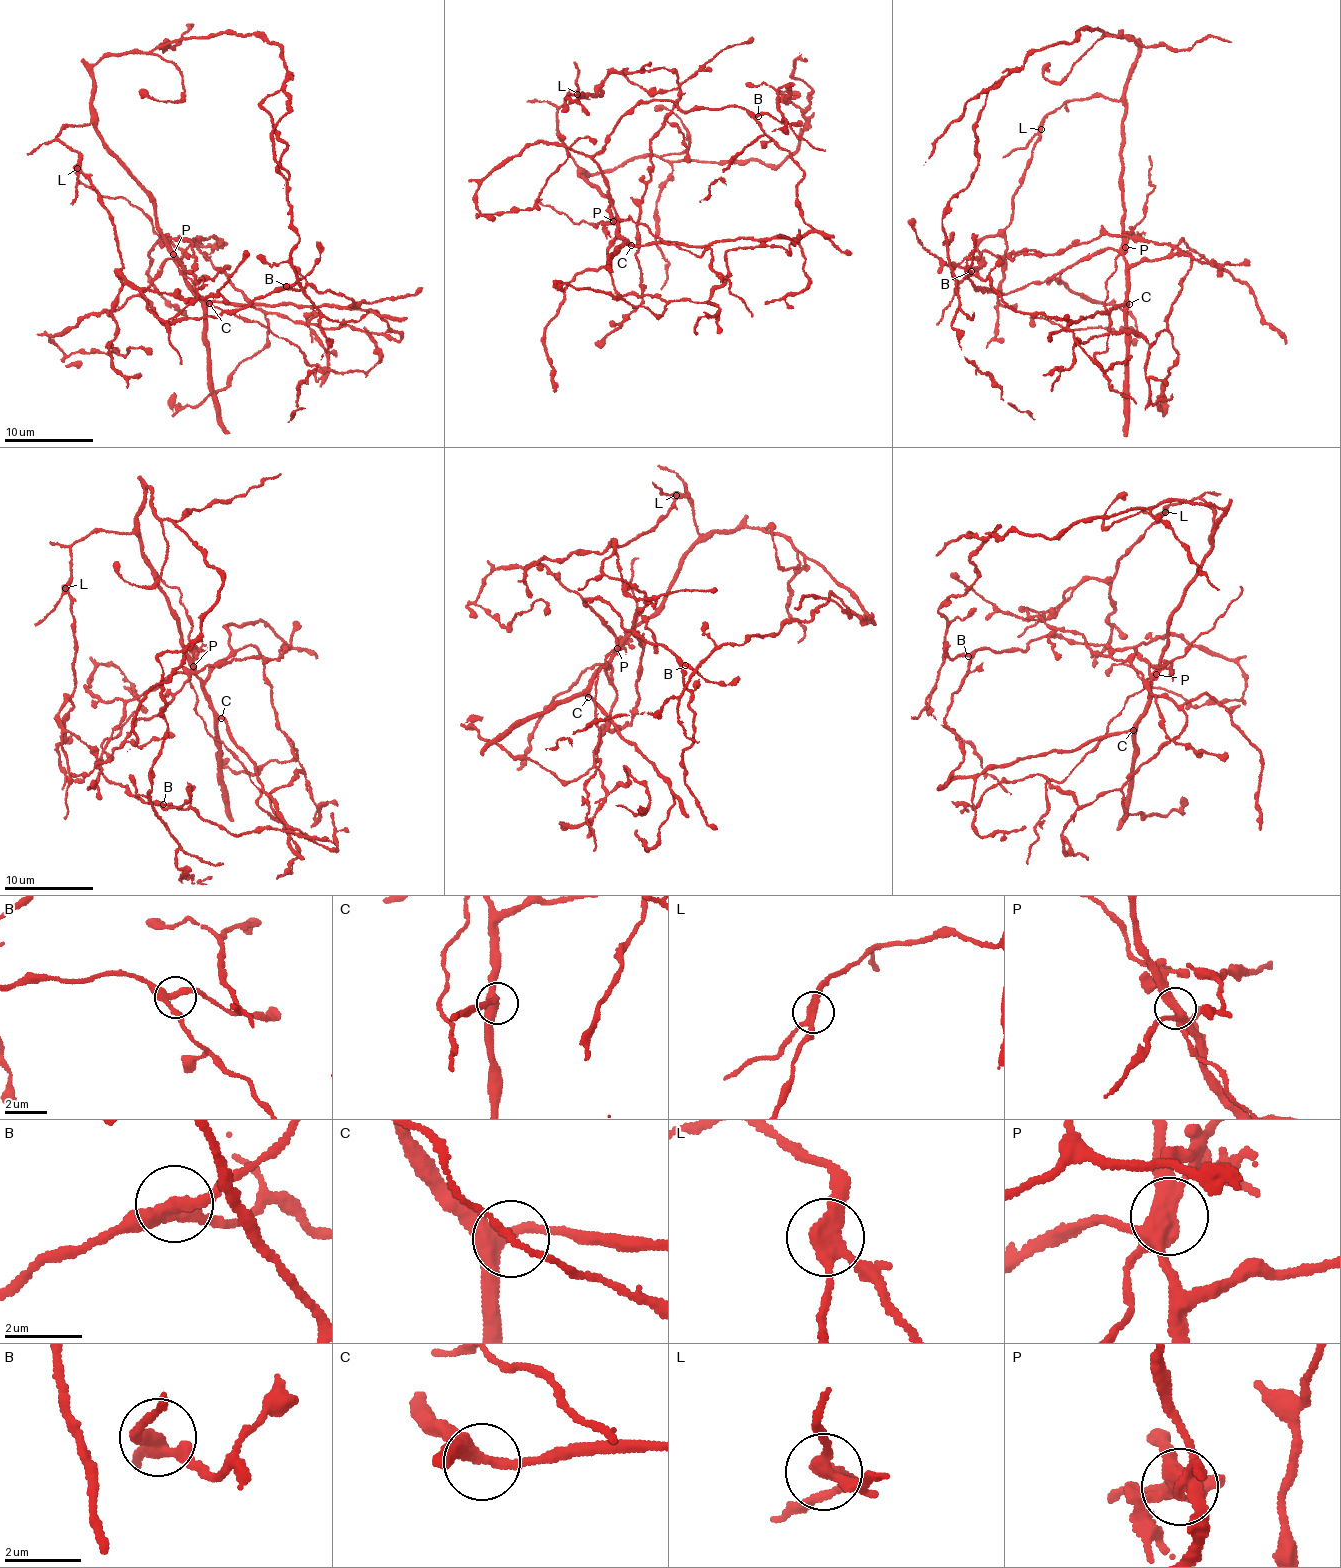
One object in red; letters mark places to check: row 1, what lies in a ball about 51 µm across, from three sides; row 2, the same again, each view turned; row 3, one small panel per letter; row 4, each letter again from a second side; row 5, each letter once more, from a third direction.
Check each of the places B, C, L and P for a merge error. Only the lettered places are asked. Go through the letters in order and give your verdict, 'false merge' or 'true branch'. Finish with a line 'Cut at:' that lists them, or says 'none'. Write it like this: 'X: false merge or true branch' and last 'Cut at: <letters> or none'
B: true branch
C: true branch
L: false merge
P: false merge
Cut at: L, P

